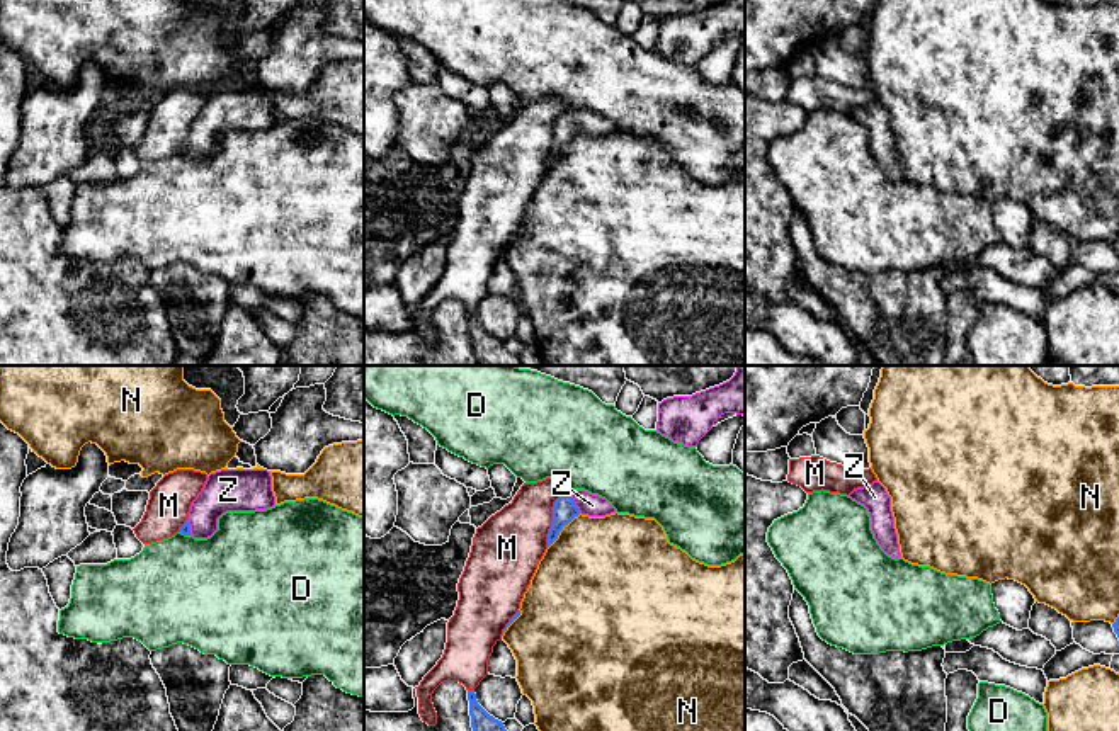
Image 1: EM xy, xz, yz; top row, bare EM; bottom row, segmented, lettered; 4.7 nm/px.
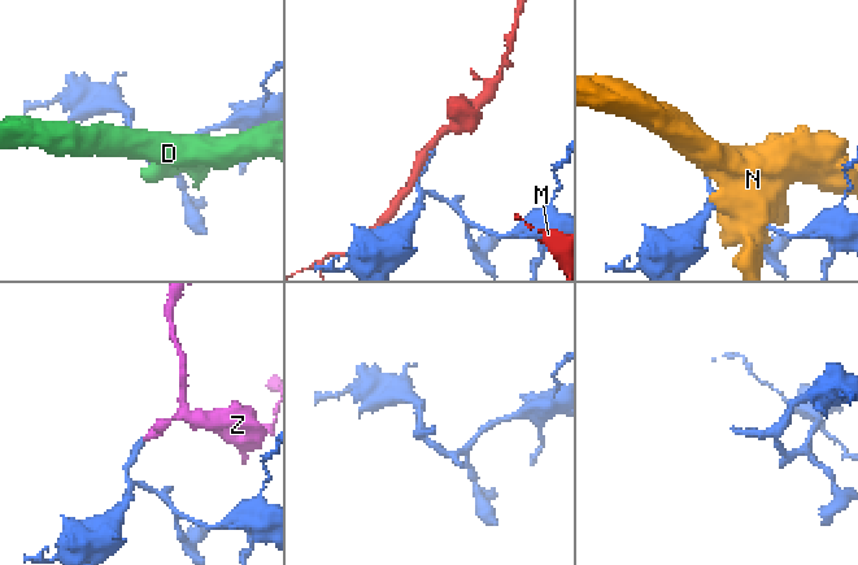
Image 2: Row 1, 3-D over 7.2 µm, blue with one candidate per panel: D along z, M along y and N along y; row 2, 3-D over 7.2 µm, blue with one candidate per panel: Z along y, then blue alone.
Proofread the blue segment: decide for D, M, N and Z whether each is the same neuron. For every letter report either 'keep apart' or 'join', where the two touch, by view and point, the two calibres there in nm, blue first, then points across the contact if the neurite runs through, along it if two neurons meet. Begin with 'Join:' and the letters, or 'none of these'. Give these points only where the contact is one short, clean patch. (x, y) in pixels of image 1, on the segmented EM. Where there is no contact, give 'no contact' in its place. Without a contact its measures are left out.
Join: Z
D: keep apart | xy (184, 534) | 50/480 nm
M: keep apart | xz (553, 519) | 110/320 nm
N: keep apart | xz (562, 529) | 110/480 nm
Z: join | xz (573, 502) | 110/110 nm | across xz (565, 510), (573, 502), (592, 505)

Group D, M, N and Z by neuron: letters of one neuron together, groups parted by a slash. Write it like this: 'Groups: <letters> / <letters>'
Groups: D / M / N / Z

